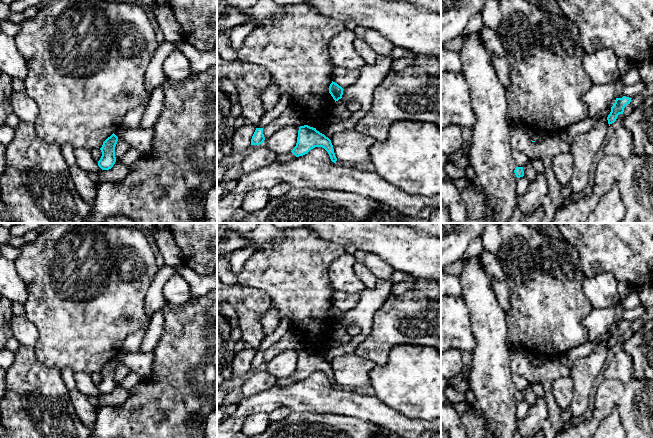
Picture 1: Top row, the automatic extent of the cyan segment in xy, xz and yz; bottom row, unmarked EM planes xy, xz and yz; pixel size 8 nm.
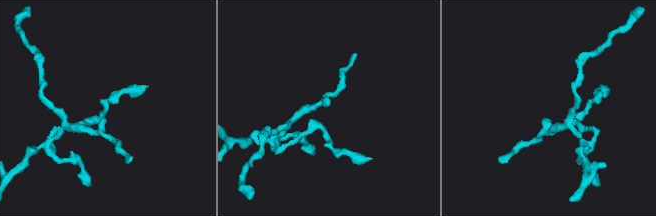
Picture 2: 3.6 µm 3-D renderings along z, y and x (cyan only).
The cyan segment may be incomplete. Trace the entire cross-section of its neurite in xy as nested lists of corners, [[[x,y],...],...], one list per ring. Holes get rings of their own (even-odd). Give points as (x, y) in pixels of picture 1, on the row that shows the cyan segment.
[[[113,133],[103,142],[103,145],[100,148],[102,152],[102,156],[98,161],[98,166],[102,170],[109,170],[115,164],[116,162],[115,146],[117,144],[117,141],[118,141],[118,137]]]

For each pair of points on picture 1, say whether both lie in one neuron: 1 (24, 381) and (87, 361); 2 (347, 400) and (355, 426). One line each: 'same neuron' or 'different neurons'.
1: different neurons
2: different neurons

